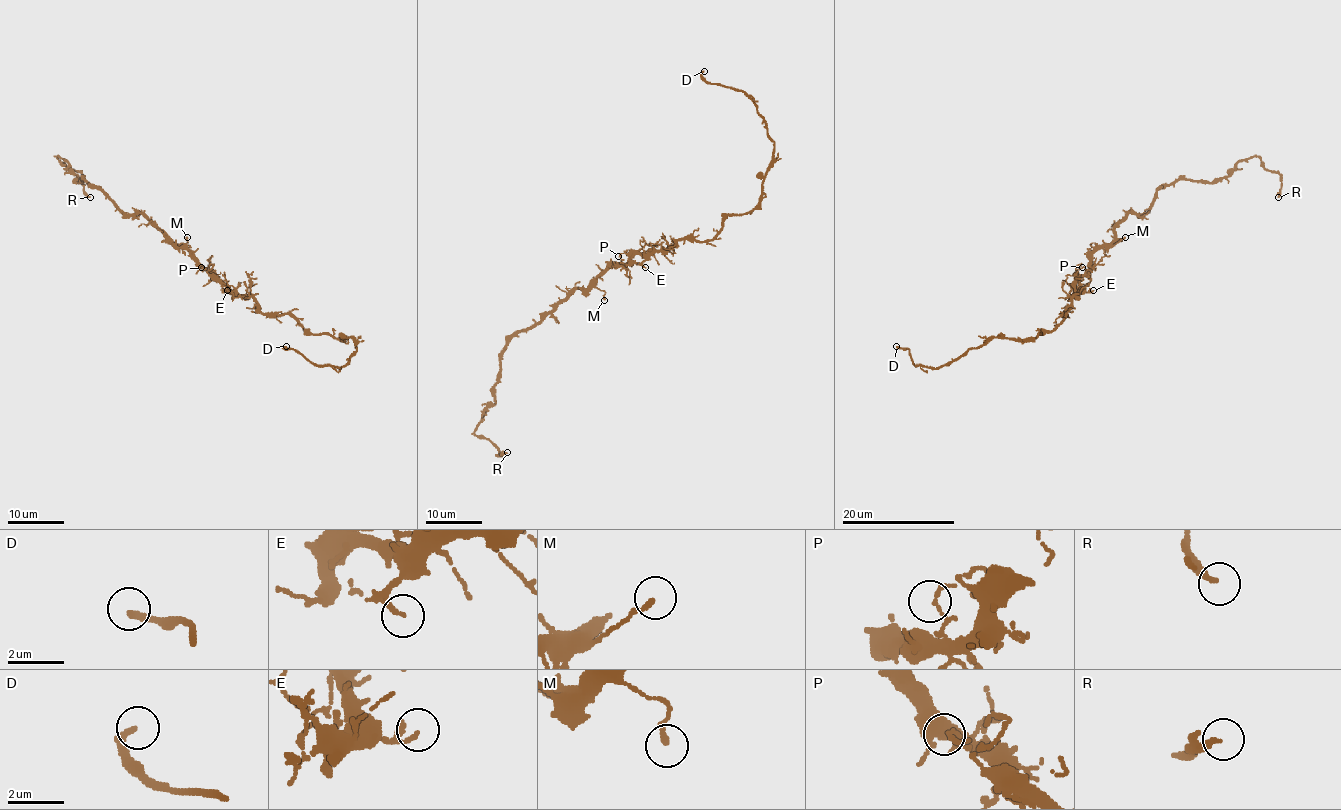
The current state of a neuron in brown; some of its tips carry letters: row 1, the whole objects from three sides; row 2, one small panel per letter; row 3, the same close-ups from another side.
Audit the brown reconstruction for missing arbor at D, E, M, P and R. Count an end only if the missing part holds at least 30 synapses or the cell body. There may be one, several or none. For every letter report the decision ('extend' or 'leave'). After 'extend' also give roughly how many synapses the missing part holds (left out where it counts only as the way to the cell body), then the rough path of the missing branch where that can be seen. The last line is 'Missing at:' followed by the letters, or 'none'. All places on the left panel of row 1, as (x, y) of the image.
D: extend; course (286, 346), (255, 347), (244, 363), (223, 378), (201, 382), (167, 398), (145, 401), (131, 387), (126, 394)
E: leave
M: leave
P: leave
R: leave
Missing at: D

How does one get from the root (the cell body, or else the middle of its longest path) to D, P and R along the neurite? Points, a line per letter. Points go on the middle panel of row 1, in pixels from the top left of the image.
D: (632, 258), (679, 239), (709, 241), (728, 215), (759, 201), (774, 143), (756, 105), (704, 71)
P: (632, 258), (625, 252), (618, 256)
R: (632, 258), (611, 263), (586, 288), (573, 288), (510, 339), (495, 402), (474, 433), (498, 455), (507, 452)

